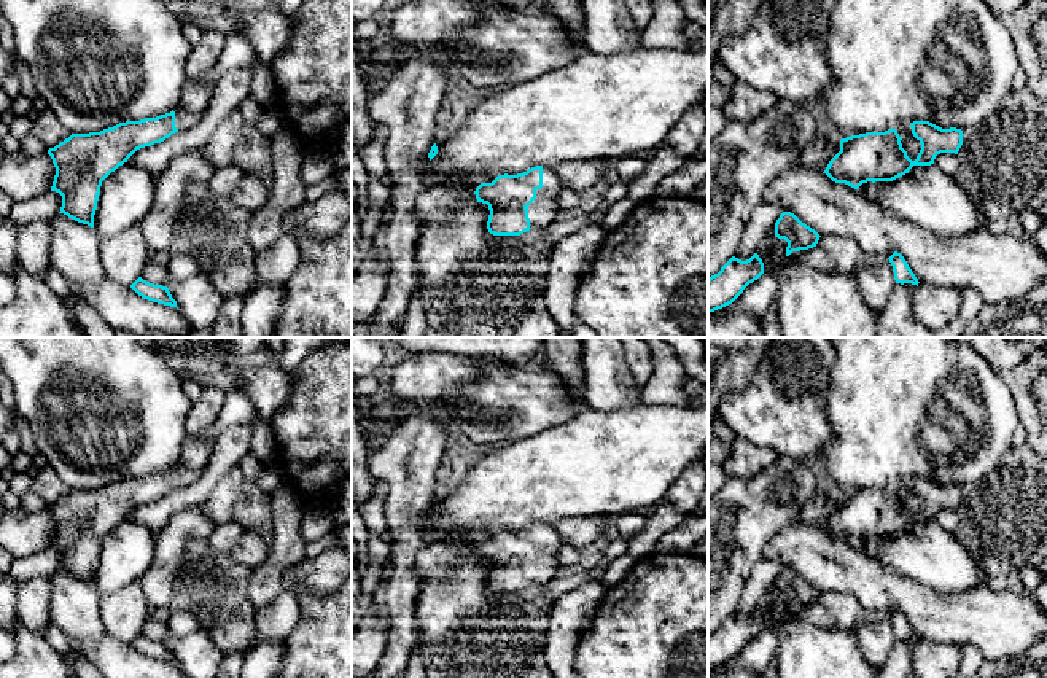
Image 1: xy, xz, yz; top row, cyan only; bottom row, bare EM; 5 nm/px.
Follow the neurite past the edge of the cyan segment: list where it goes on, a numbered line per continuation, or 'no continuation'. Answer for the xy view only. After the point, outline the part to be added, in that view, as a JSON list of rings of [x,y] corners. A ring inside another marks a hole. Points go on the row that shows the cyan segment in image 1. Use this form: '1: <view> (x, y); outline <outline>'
1: xy (237, 53); outline [[[243,33],[228,35],[216,65],[205,78],[185,81],[178,103],[173,108],[175,127],[185,131],[196,126],[205,113],[216,81],[231,72],[253,67],[256,59],[255,49]]]

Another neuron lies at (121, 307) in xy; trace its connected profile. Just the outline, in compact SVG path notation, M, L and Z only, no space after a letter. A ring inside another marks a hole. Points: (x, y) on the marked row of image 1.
M103 280L94 285L70 285L70 290L115 331L124 329L135 337L143 337L150 331L170 336L189 336L193 331L177 307L143 299L130 286Z

